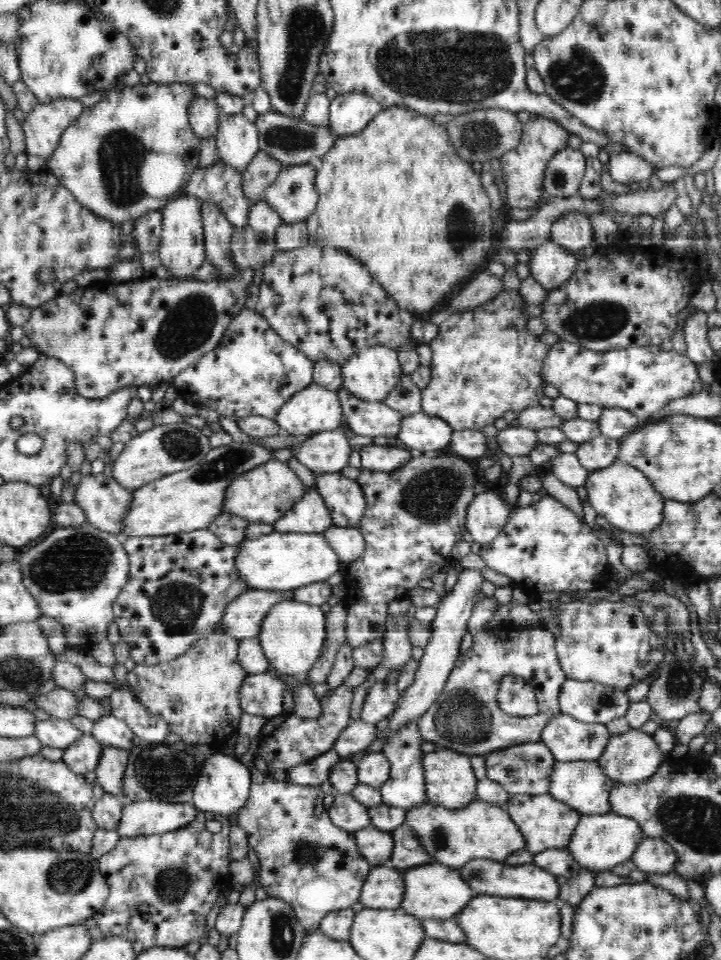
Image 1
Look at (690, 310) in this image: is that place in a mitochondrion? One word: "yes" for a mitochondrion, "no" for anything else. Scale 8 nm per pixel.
no

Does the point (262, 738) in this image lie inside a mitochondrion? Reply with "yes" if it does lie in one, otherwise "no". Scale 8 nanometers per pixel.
no

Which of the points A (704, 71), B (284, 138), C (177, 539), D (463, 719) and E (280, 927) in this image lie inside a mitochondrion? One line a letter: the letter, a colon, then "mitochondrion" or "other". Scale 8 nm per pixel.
A: other
B: mitochondrion
C: other
D: mitochondrion
E: mitochondrion

